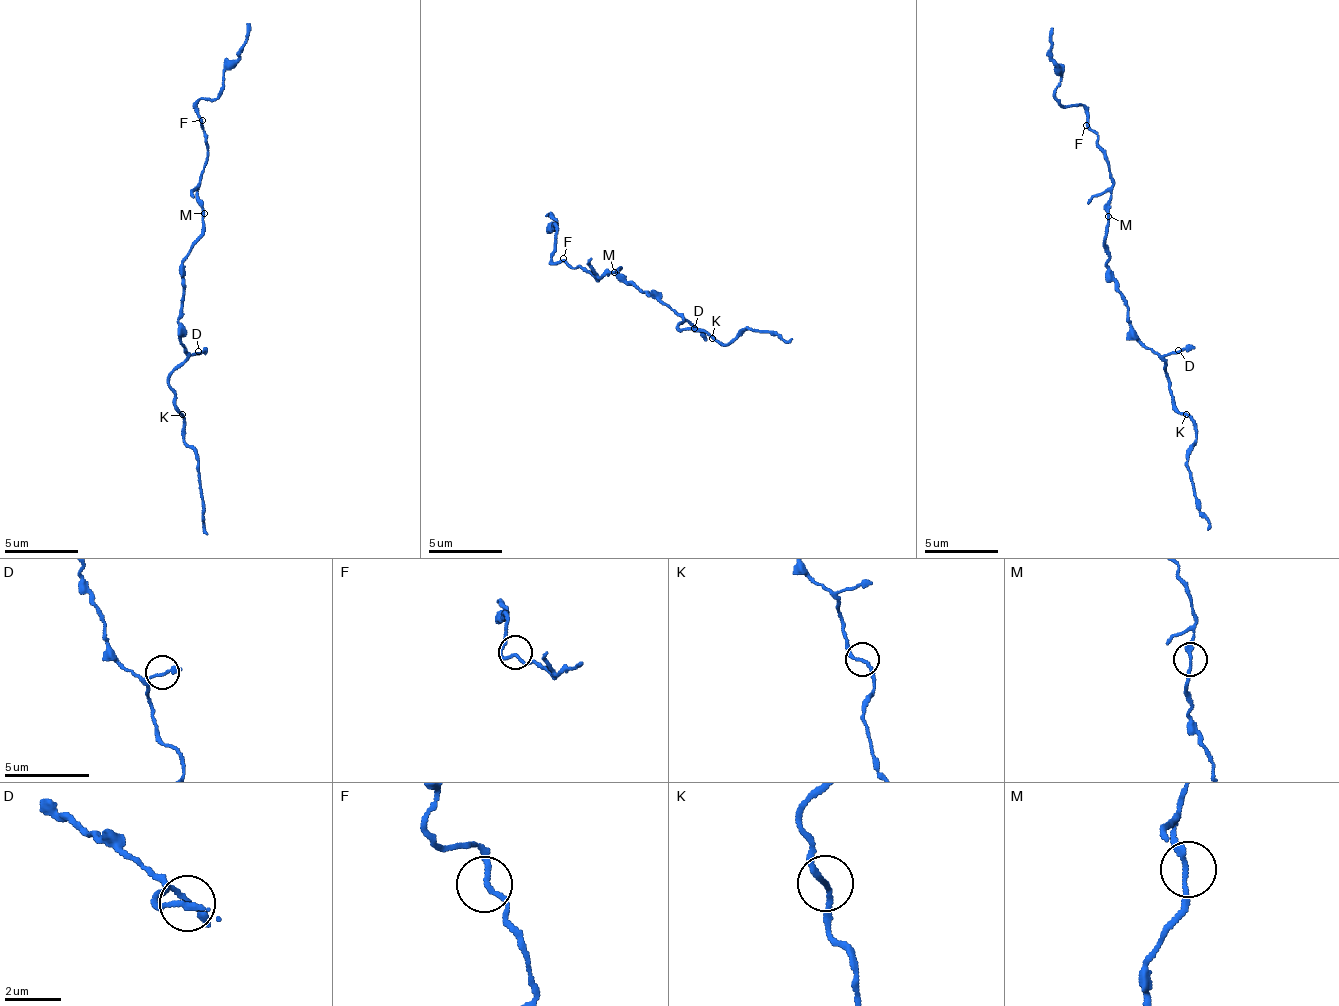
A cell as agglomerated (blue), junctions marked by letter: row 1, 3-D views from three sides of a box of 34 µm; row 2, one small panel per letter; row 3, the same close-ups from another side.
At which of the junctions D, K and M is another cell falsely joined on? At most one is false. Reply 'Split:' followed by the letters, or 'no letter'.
Split: no letter

